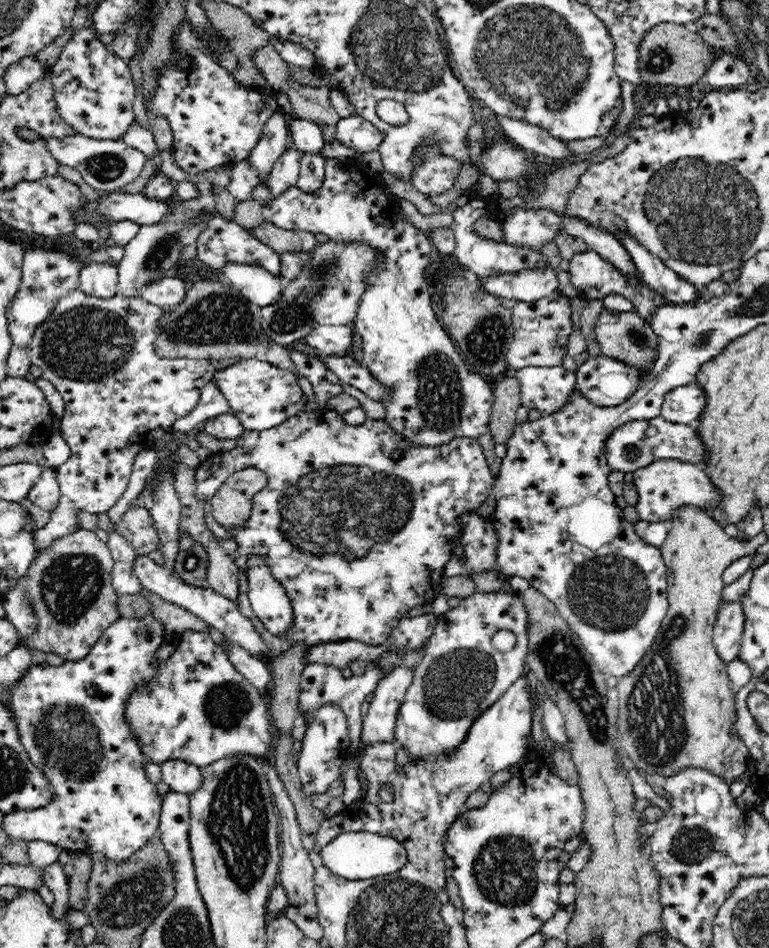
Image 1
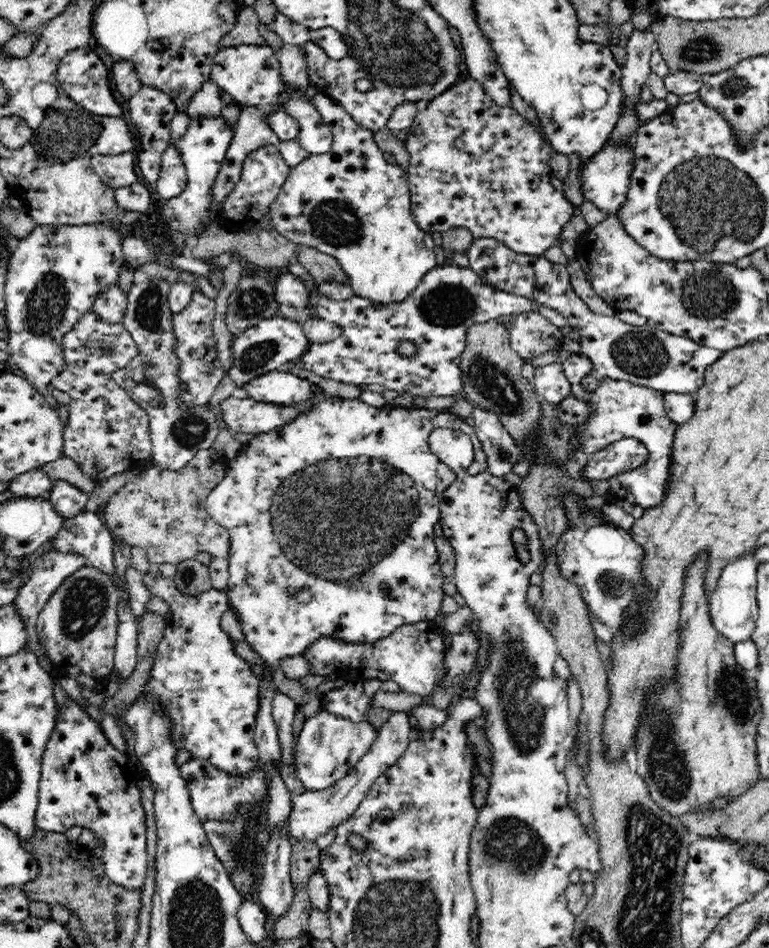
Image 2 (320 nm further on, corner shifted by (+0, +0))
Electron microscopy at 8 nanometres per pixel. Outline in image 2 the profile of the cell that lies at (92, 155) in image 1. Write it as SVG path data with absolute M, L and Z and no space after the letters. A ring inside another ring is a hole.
M128 150L114 156L98 154L91 158L90 165L105 186L116 190L141 180L137 160L137 153Z

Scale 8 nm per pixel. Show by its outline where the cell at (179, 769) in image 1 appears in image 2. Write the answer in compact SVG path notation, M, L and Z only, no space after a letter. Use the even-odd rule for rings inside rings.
M190 758L180 766L180 772L187 782L195 813L203 823L209 819L225 819L237 802L255 802L256 808L266 806L267 782L264 769L259 767L259 764L250 775L232 775L228 771L221 771L218 767L212 766L210 762Z

